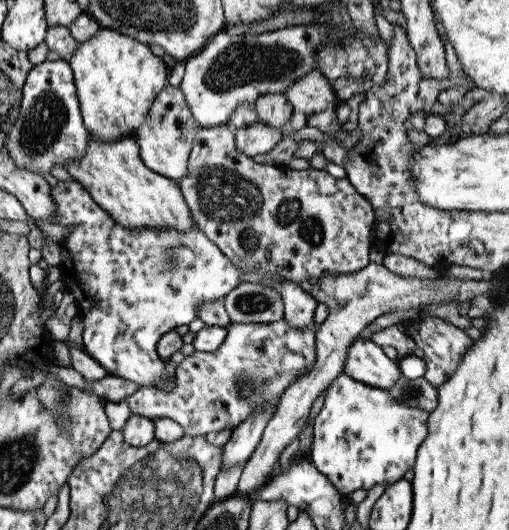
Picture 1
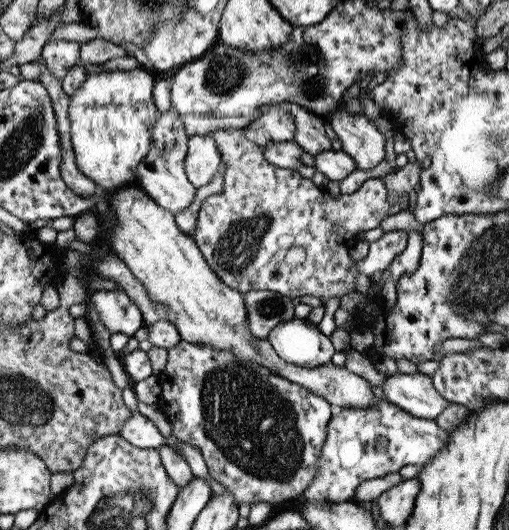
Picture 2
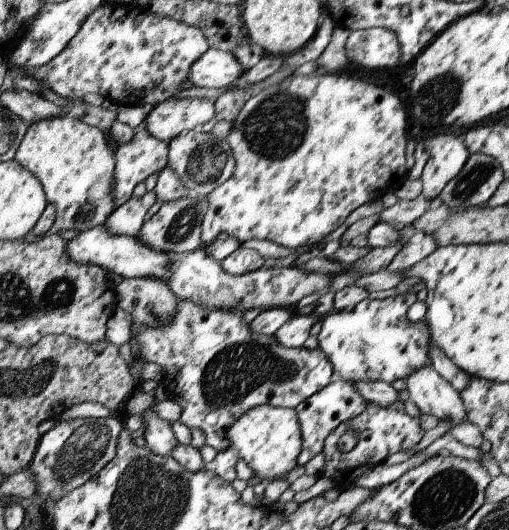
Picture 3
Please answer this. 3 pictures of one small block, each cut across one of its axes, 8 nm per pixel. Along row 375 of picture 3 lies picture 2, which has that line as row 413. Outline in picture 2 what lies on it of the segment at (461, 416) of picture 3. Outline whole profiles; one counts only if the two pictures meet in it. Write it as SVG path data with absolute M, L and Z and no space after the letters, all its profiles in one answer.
M400 369L393 376L384 375L381 388L389 402L422 420L434 420L449 403L437 394L430 375L423 373L403 373Z

